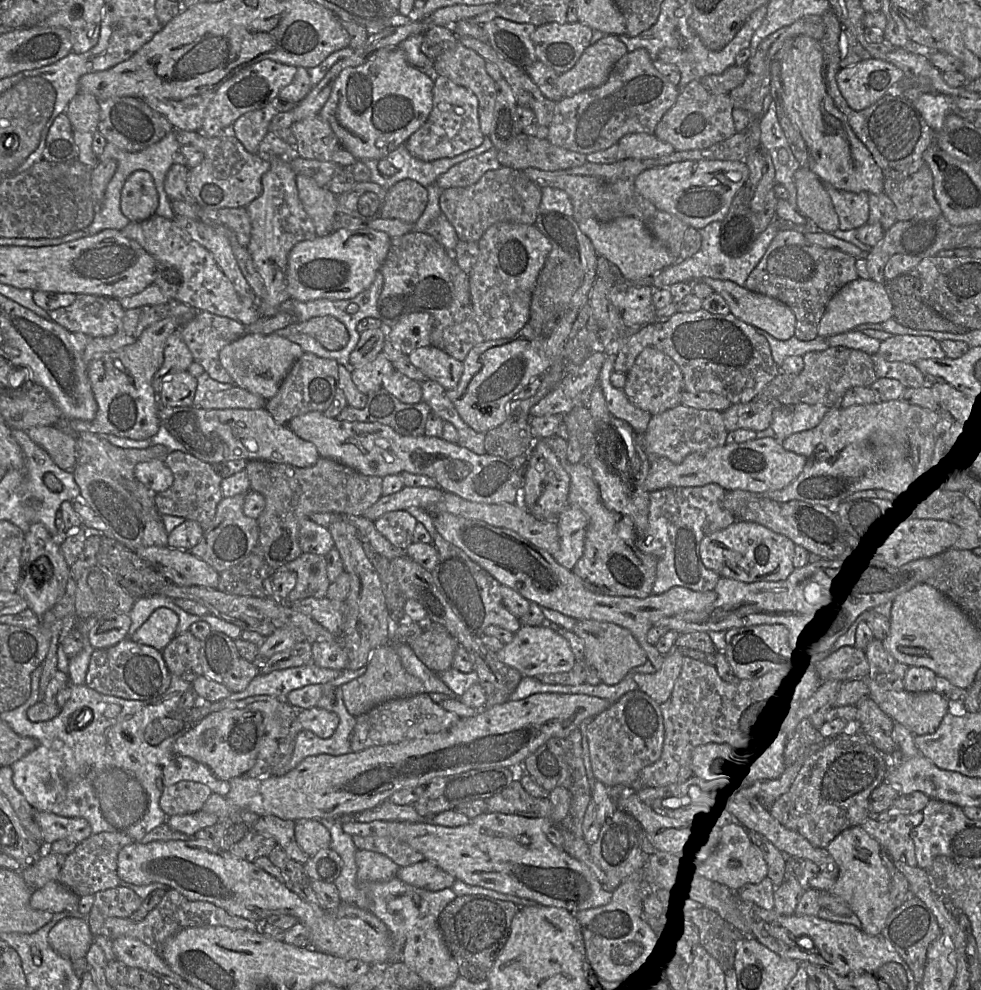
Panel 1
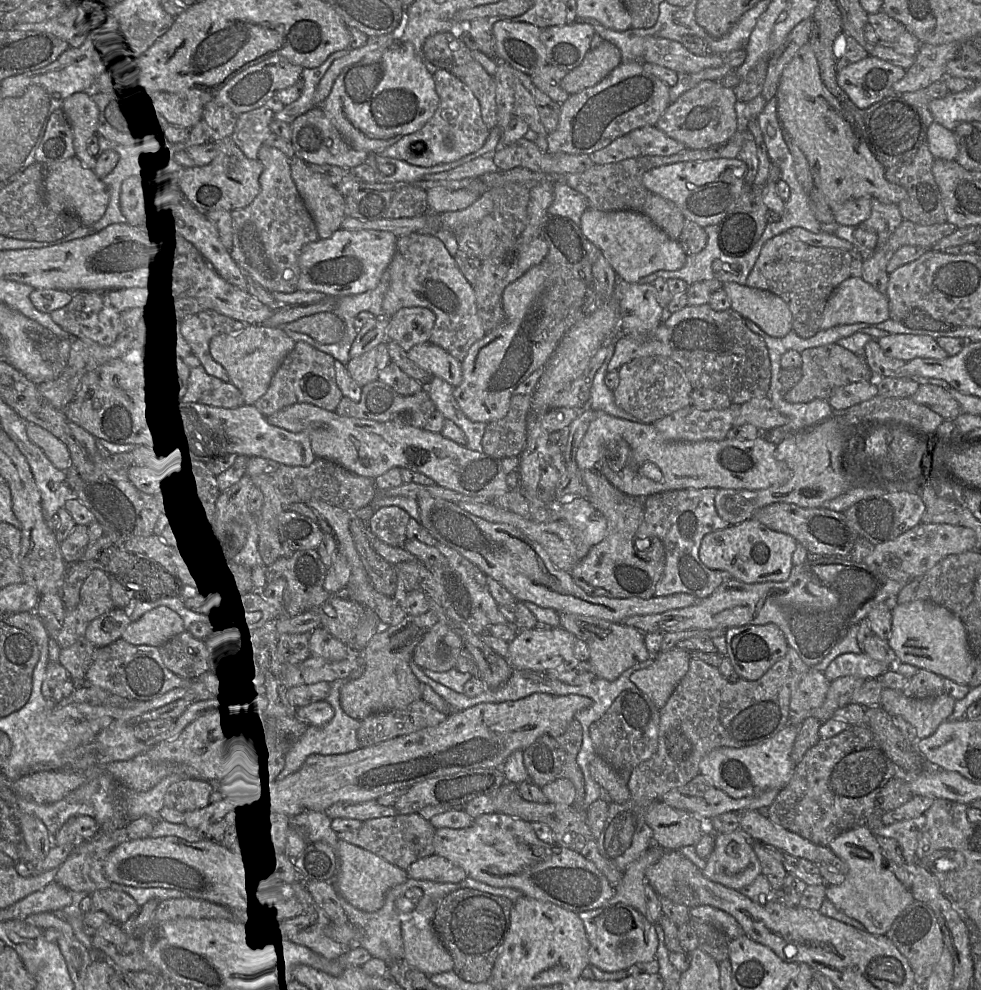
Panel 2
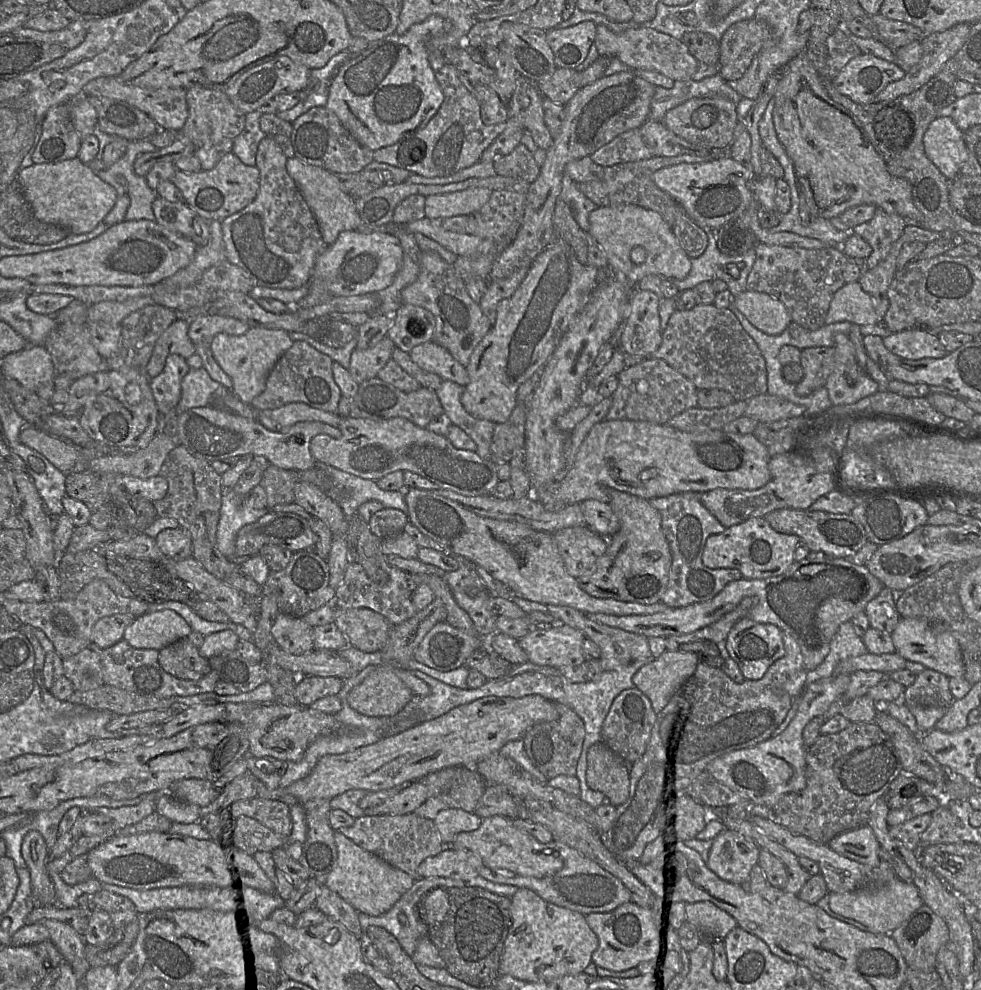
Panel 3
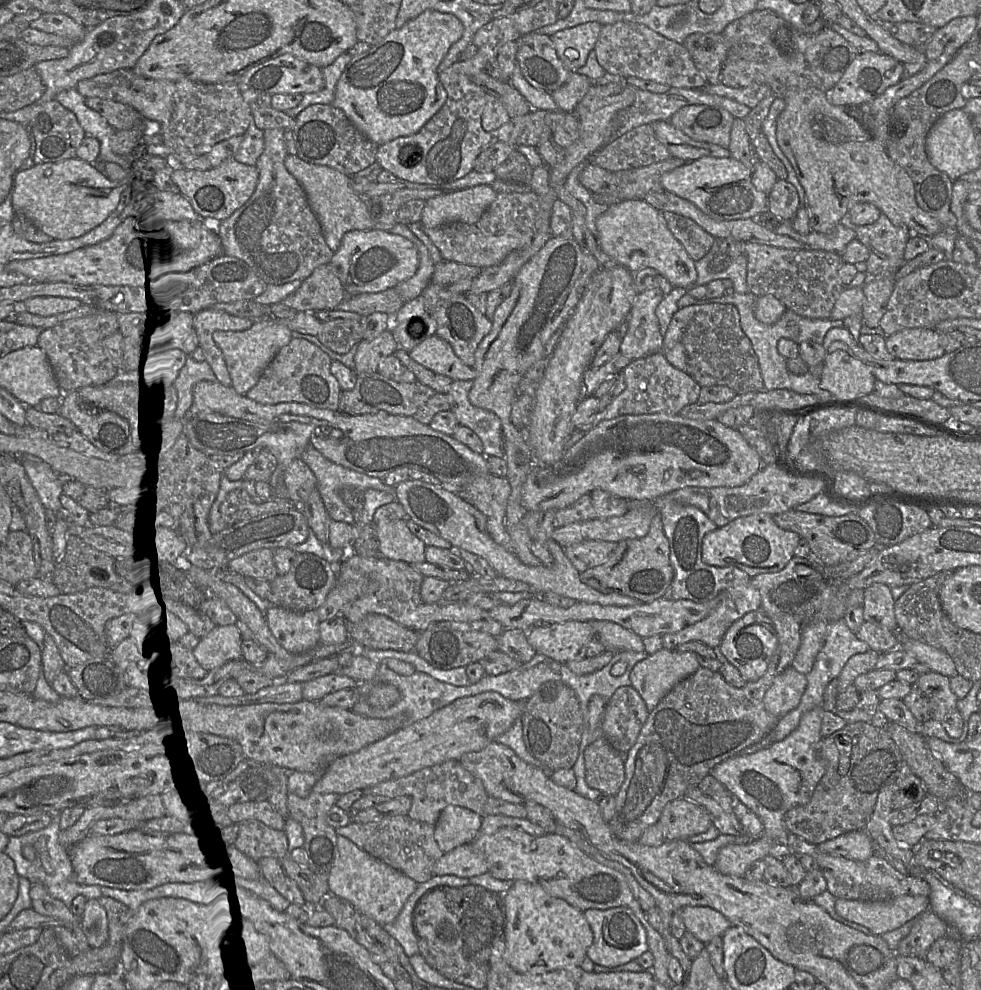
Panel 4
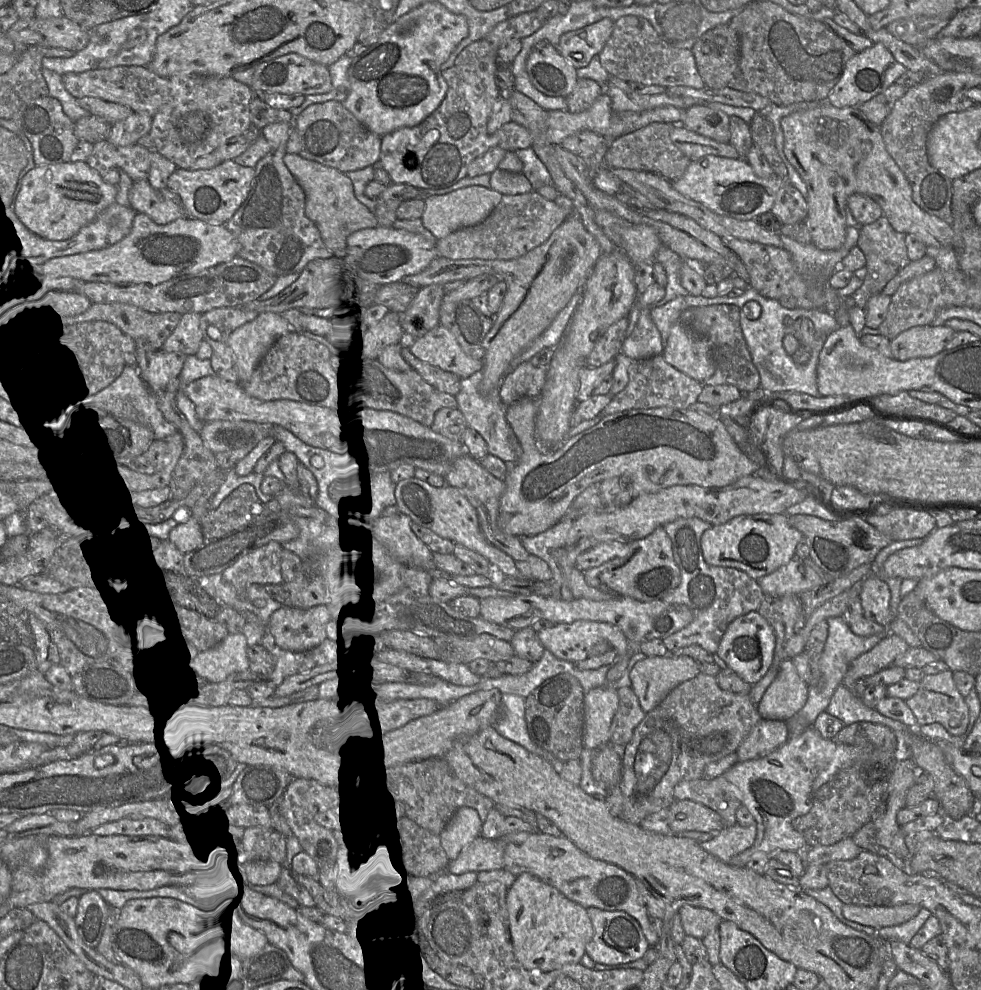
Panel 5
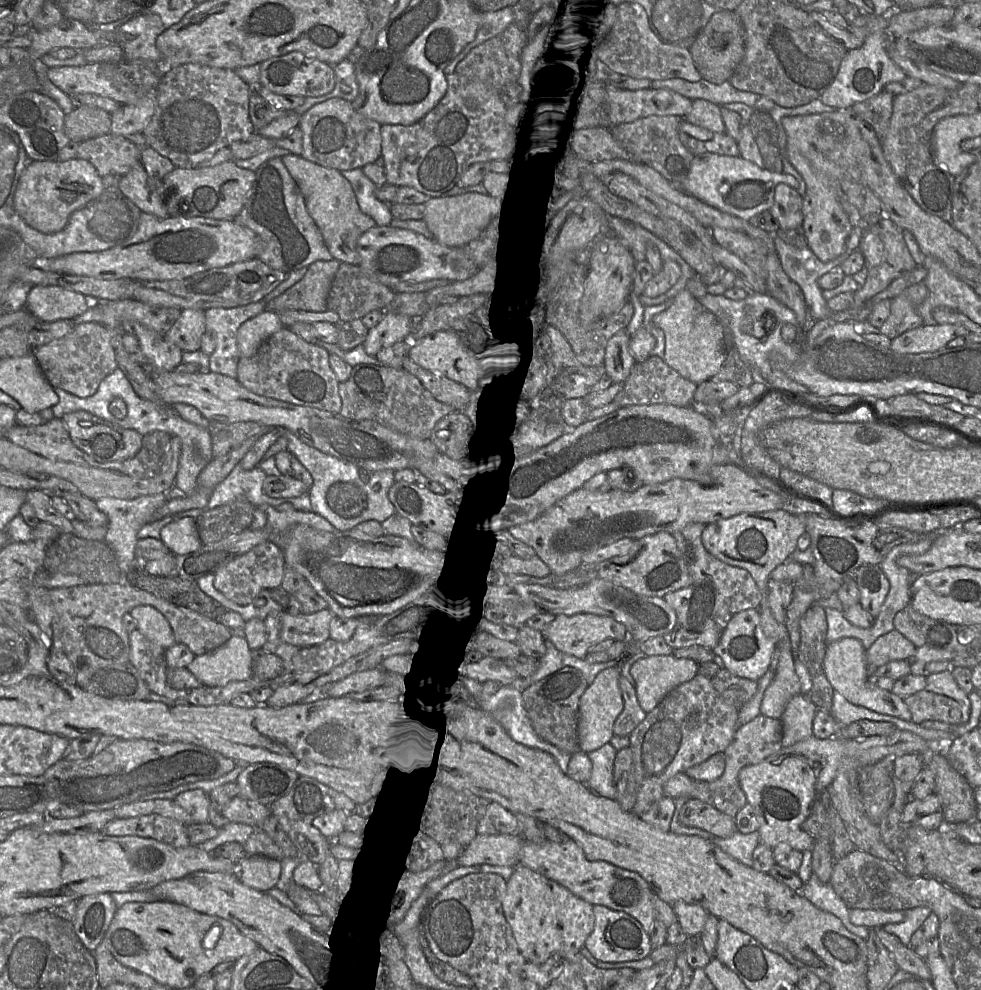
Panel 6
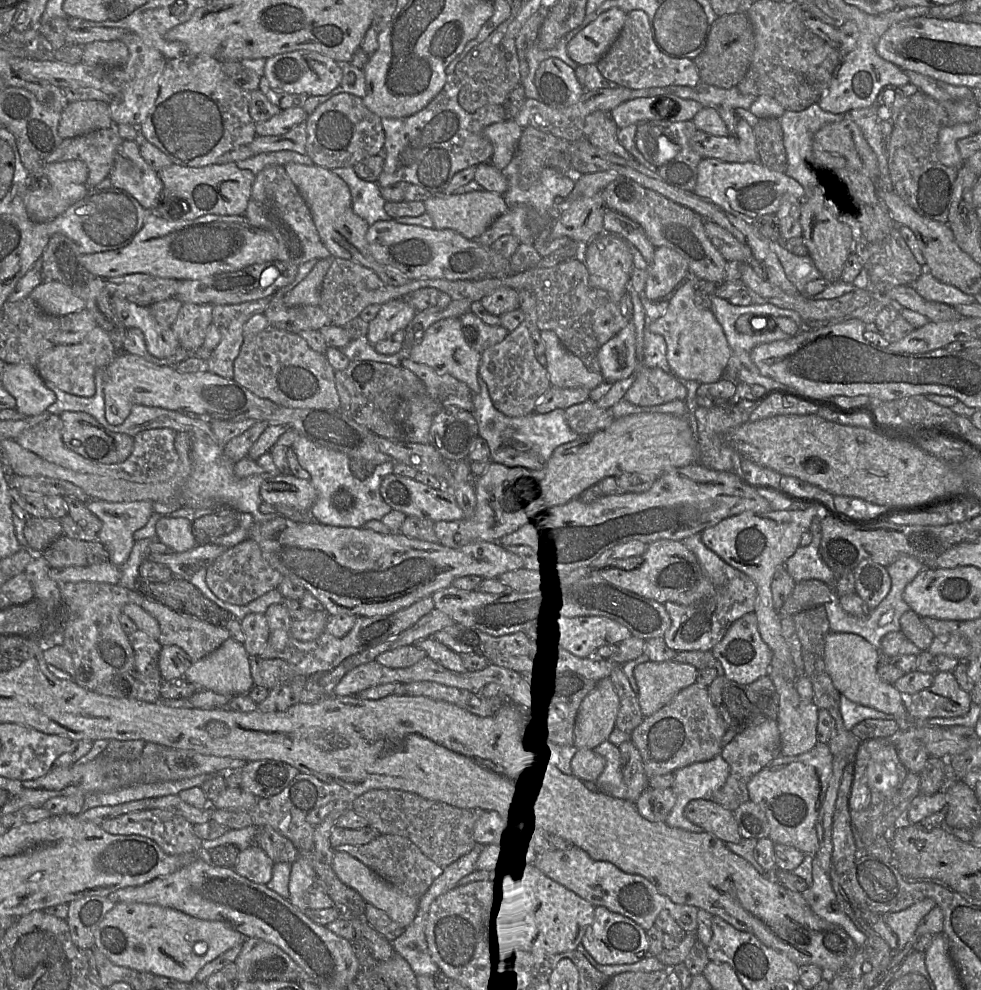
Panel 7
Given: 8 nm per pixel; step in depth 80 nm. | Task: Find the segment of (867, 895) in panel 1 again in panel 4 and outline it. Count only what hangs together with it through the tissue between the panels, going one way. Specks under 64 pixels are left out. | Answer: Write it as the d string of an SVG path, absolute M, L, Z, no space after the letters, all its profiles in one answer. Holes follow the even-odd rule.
M865 830L851 831L825 841L818 848L826 854L865 861L873 854L873 841ZM903 895L875 902L837 898L835 902L838 915L867 927L878 936L903 926L929 908L928 897L919 895Z

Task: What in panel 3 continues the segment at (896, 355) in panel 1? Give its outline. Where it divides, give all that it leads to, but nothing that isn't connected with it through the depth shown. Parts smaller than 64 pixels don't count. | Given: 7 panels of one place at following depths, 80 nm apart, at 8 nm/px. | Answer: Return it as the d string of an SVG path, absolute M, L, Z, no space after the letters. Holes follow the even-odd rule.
M925 328L906 329L882 339L891 353L903 359L943 358L947 354L938 335Z

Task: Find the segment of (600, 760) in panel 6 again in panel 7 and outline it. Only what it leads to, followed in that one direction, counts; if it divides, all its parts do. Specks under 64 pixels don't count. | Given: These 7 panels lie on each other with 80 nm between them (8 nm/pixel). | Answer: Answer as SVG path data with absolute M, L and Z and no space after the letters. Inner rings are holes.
M606 740L593 751L606 761L603 772L595 781L597 789L613 798L626 800L627 789L622 777L622 758L619 748Z

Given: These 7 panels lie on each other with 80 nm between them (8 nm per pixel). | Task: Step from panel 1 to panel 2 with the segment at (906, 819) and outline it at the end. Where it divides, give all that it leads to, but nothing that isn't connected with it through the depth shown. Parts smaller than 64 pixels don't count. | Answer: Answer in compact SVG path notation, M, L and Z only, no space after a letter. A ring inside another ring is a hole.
M923 814L916 818L881 826L876 832L873 832L873 834L875 836L879 835L896 840L902 849L902 854L906 862L915 862L918 837L925 821L926 818Z

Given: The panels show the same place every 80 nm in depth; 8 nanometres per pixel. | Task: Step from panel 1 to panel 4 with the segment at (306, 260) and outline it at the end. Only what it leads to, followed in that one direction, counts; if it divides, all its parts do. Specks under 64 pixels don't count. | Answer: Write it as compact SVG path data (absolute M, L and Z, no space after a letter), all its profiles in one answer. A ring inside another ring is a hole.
M375 228L345 233L340 247L329 262L346 295L374 293L393 288L412 277L419 264L418 251L411 241L390 231Z

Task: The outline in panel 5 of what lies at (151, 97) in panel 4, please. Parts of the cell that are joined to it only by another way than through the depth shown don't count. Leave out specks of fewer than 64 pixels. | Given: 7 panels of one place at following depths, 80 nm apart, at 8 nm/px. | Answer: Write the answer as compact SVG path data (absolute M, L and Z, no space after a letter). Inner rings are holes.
M116 66L106 69L67 73L62 76L66 90L75 98L96 97L129 107L133 112L154 116L169 94L169 78L151 72L145 66Z

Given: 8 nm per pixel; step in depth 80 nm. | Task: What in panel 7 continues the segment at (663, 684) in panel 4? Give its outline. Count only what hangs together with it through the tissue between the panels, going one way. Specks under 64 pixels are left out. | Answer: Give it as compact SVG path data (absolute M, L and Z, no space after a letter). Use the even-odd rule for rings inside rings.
M675 660L647 661L637 665L634 678L638 686L638 702L644 717L666 705L680 690L696 682L698 669Z

